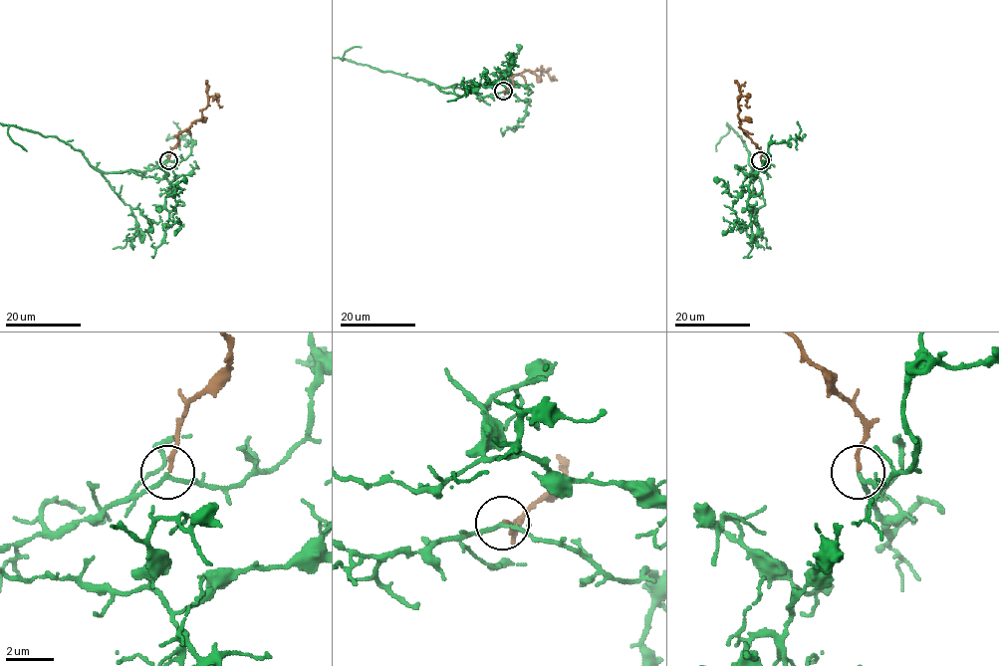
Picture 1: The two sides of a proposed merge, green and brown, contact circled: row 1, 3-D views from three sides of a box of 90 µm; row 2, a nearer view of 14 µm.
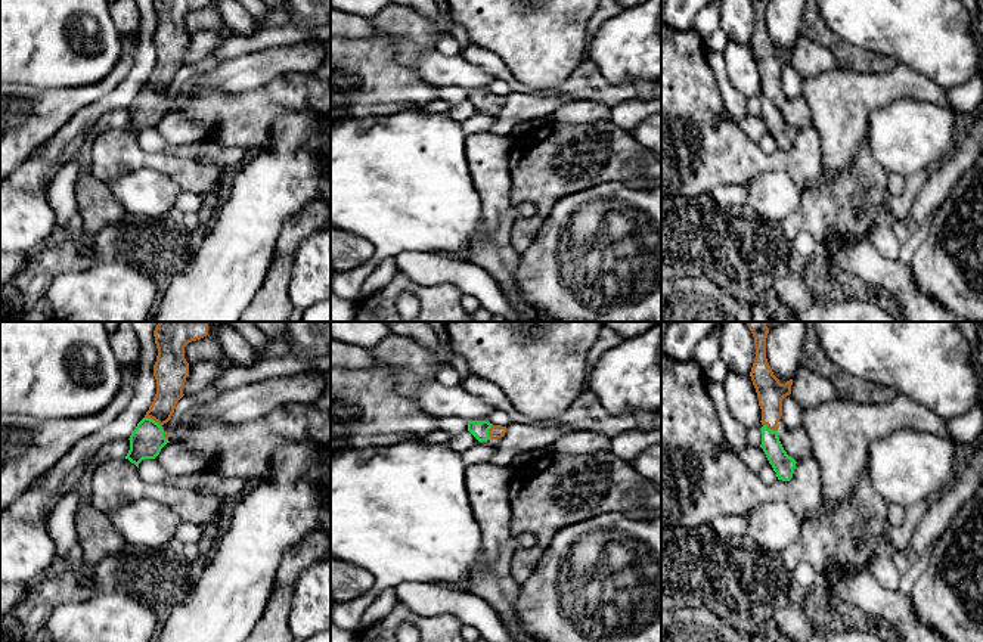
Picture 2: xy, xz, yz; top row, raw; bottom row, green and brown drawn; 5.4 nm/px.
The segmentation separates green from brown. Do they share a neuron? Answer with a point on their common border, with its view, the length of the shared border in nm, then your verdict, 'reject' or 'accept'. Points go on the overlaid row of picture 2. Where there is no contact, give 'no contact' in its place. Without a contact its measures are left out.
xy (154, 421) | 110 nm | accept

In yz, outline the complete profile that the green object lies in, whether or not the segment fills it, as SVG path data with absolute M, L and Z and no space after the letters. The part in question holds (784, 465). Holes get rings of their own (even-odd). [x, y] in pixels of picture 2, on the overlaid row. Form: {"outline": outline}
{"outline": "M747 322L756 345L756 359L750 372L753 385L762 409L762 444L769 463L778 480L790 481L794 474L796 460L787 455L779 437L778 422L782 416L782 398L791 394L793 379L781 384L773 375L766 359L766 338L769 328L765 322Z"}

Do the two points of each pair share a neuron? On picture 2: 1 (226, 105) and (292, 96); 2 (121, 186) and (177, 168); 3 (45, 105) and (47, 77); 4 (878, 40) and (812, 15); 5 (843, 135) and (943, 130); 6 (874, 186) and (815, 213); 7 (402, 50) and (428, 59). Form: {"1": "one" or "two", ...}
{"1": "one", "2": "two", "3": "two", "4": "two", "5": "two", "6": "one", "7": "one"}

